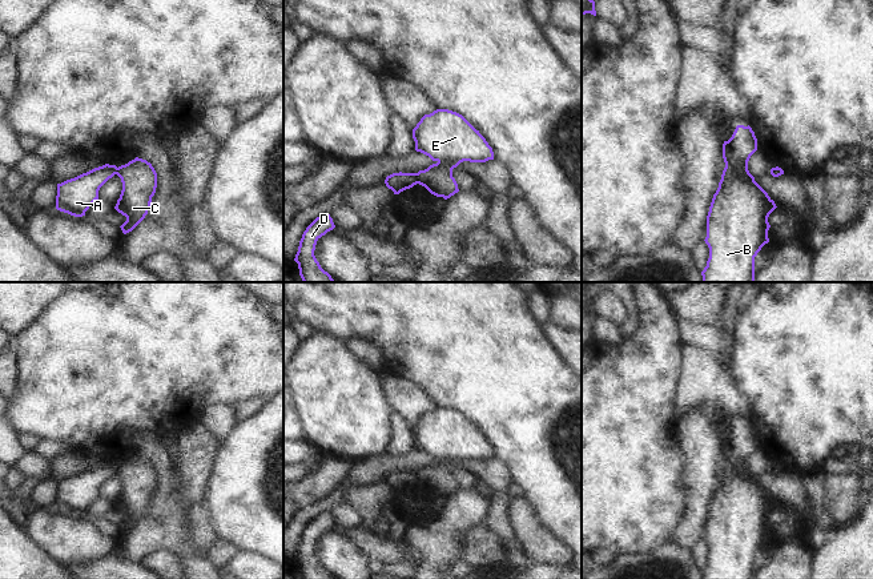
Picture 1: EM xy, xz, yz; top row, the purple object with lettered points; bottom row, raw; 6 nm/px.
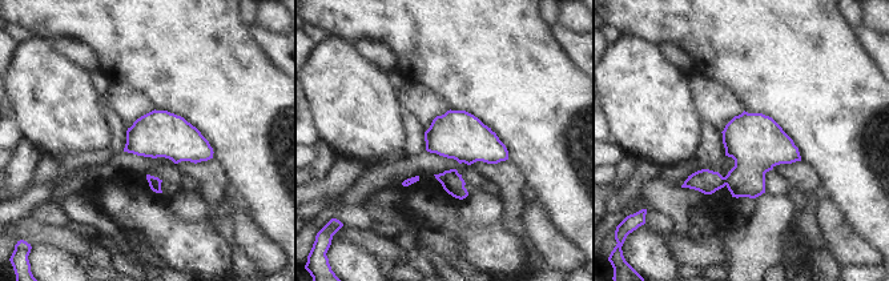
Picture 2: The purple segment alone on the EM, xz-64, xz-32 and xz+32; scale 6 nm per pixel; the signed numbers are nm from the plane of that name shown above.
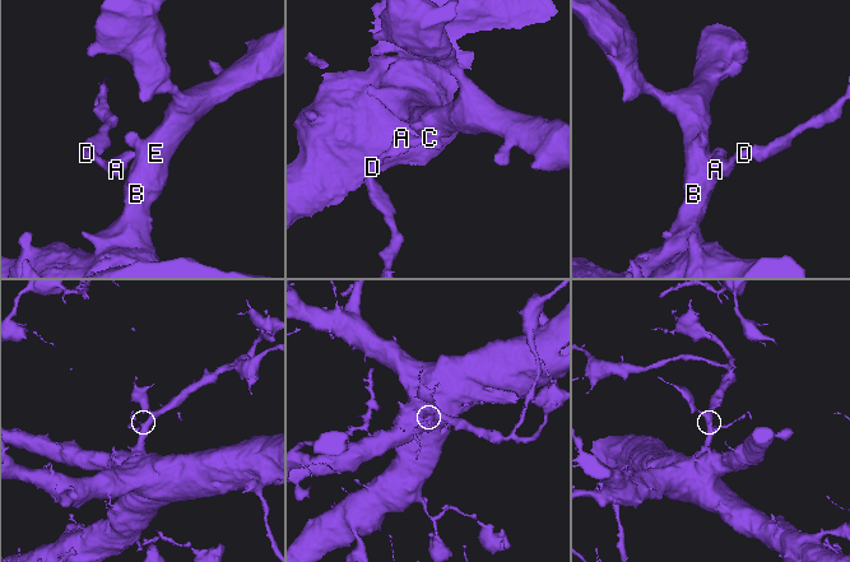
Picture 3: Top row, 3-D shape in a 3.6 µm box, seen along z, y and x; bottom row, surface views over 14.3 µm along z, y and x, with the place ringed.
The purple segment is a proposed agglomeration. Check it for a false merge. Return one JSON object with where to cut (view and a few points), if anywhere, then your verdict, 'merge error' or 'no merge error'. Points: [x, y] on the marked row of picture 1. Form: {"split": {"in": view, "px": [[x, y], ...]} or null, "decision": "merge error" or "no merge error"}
{"split": {"in": "xz", "px": [[414, 173], [418, 183]]}, "decision": "merge error"}

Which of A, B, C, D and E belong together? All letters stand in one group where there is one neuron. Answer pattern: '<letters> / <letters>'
A D / B C E

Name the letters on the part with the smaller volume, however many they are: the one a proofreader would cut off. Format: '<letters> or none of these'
A, D

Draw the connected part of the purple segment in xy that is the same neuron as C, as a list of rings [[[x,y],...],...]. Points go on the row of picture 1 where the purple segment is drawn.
[[[136,157],[117,168],[122,190],[114,209],[126,217],[120,226],[122,233],[132,232],[148,214],[157,188],[157,173],[150,162]]]

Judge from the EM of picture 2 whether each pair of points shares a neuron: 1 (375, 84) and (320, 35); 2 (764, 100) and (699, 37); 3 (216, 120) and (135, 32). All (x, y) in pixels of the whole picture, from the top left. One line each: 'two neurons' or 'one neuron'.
1: two neurons
2: one neuron
3: one neuron

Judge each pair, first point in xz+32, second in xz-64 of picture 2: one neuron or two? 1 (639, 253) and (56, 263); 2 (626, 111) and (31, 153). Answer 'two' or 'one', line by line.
1: one
2: two

